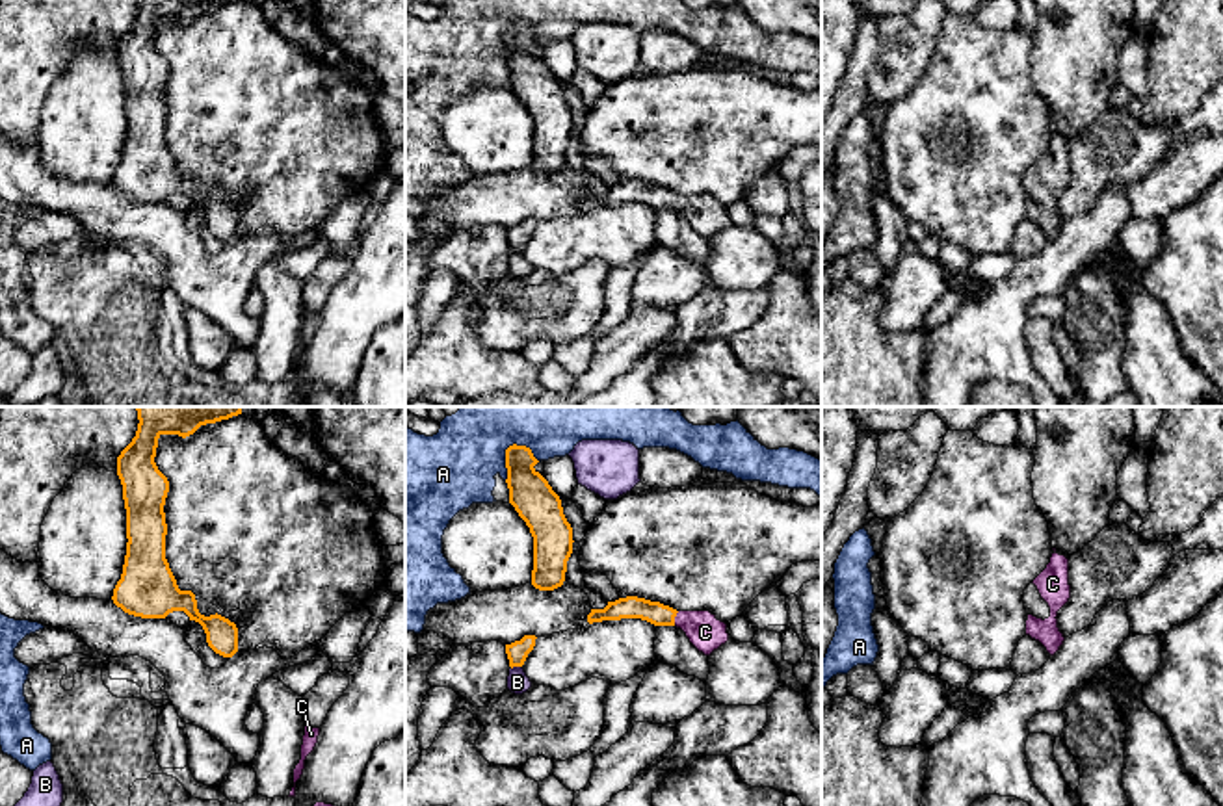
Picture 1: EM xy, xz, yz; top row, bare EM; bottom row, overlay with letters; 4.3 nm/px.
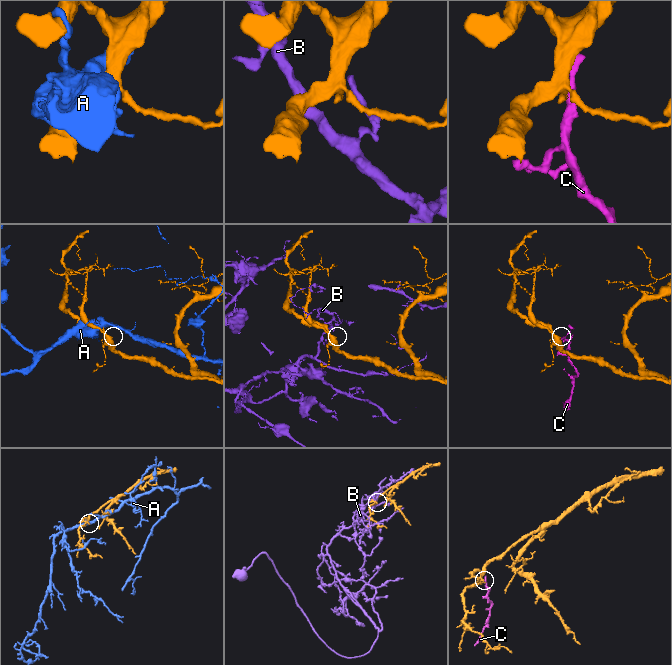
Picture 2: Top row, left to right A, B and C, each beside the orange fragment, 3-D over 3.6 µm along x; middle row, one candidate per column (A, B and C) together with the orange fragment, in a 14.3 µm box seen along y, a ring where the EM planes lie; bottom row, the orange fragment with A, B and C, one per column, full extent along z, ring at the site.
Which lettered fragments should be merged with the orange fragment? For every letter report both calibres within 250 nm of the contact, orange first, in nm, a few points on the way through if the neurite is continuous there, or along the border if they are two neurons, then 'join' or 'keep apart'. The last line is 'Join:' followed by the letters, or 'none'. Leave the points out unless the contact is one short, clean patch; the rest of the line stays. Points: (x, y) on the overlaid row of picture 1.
A: calibres 180 and 360 nm; keep apart
B: calibres 90 and 100 nm; keep apart
C: calibres 100 and 160 nm; way xz (657, 613), (673, 619), (694, 623), (705, 632); join
Join: C

